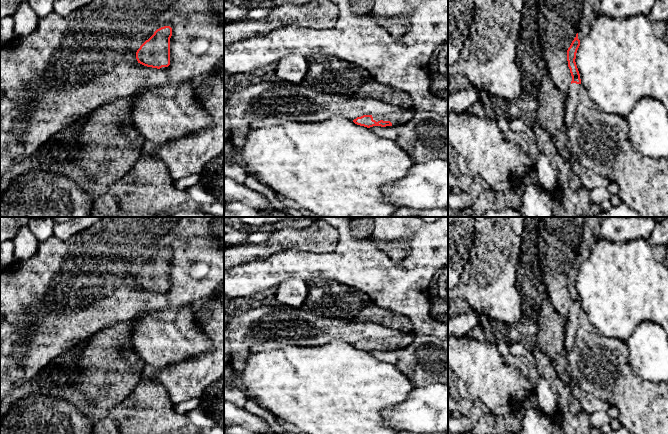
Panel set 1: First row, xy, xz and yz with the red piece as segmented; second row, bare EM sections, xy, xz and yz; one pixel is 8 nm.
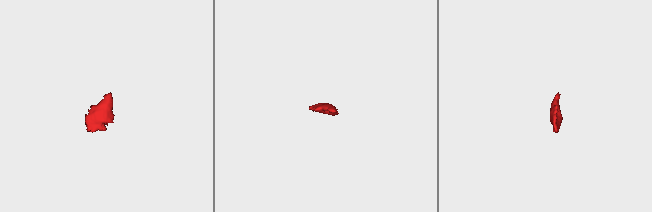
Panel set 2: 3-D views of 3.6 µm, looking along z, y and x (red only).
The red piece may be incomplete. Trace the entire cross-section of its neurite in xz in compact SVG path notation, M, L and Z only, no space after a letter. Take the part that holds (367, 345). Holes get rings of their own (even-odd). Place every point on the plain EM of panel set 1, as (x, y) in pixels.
M407 334L403 337L392 337L388 339L363 339L354 343L353 346L357 349L364 350L367 352L373 350L386 351L404 348L408 346L413 341L413 339L413 334Z

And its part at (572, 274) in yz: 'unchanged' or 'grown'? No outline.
grown

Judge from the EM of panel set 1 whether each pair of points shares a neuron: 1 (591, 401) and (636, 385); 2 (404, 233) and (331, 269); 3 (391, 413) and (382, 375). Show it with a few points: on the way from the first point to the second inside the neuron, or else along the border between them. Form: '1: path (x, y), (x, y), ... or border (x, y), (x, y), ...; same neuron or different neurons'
1: border (579, 385), (584, 391), (601, 398), (610, 406); different neurons
2: path (386, 233), (354, 262), (349, 263); same neuron
3: border (409, 393), (400, 403), (382, 410), (387, 423); different neurons

